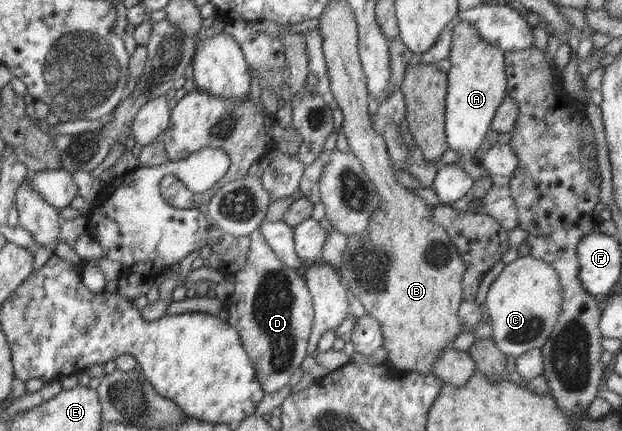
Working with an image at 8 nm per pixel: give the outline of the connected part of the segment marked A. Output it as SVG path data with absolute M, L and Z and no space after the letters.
M466 20L456 24L454 31L449 52L451 67L446 72L446 141L451 149L461 152L463 158L476 161L478 154L487 146L484 137L487 130L492 129L491 121L497 107L507 96L504 52L483 40L479 31Z

